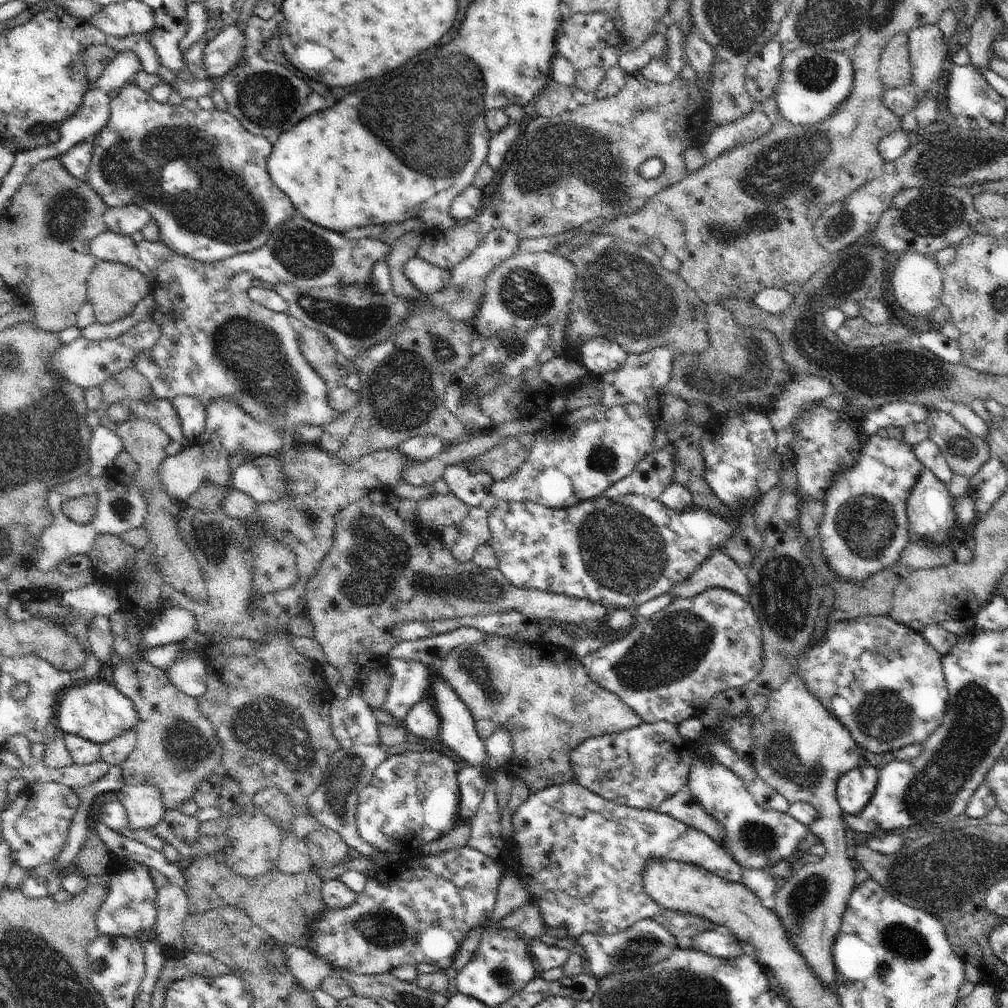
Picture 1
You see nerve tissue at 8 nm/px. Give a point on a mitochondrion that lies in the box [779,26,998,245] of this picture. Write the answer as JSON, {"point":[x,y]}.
{"point":[931,214]}

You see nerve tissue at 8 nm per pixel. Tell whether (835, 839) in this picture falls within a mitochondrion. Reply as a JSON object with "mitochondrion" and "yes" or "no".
{"mitochondrion":"no"}

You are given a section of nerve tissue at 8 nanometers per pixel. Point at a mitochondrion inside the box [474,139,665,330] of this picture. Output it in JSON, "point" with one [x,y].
{"point":[525,294]}

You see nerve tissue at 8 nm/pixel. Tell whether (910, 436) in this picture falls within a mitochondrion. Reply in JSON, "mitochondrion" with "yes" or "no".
{"mitochondrion":"no"}

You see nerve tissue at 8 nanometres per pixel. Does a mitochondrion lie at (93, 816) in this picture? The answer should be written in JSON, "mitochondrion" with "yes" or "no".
{"mitochondrion":"no"}

